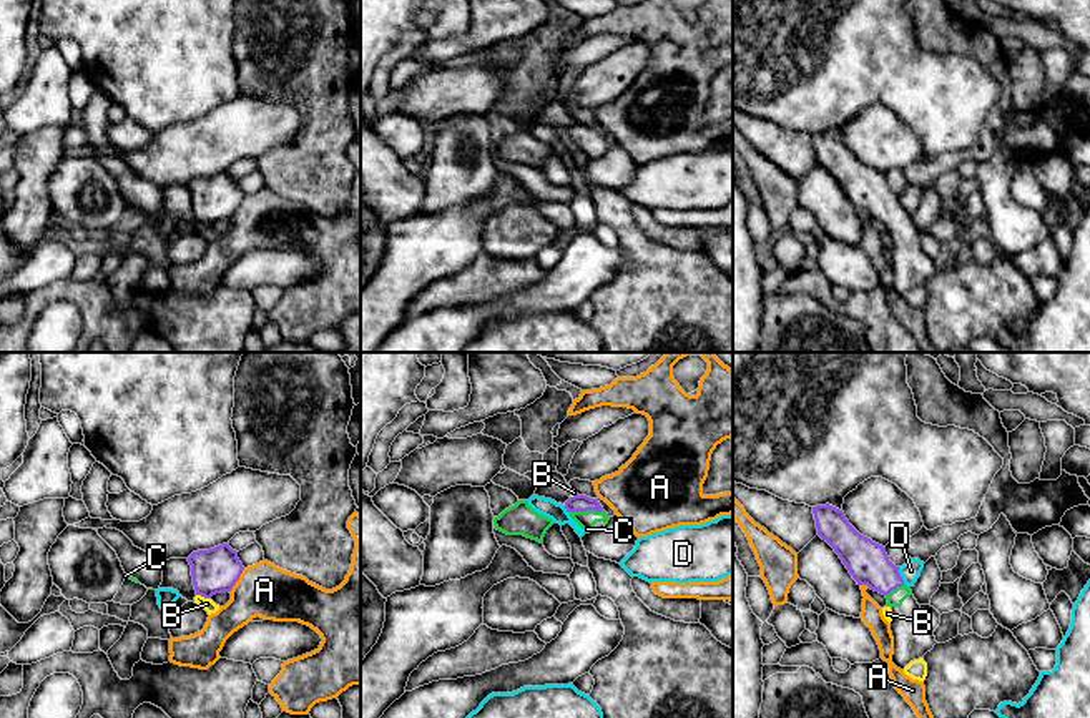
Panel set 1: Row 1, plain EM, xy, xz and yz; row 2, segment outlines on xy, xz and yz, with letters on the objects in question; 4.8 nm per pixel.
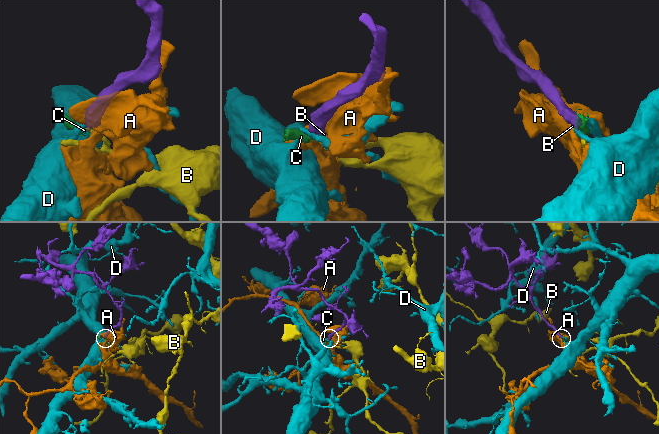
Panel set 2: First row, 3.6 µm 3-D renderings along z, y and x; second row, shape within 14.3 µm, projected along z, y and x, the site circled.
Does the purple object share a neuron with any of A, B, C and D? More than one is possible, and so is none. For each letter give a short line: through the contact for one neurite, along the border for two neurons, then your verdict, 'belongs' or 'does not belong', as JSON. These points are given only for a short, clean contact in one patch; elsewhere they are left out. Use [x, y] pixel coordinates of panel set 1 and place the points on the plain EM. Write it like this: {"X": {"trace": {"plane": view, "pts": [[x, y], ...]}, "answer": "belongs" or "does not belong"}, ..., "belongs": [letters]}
{"A": {"trace": {"plane": "xy", "pts": [[245, 196], [230, 220]]}, "answer": "does not belong"}, "B": {"trace": {"plane": "xy", "pts": [[196, 221], [210, 226]]}, "answer": "does not belong"}, "C": {"answer": "belongs"}, "D": {"trace": {"plane": "yz", "pts": [[898, 195], [904, 210]]}, "answer": "does not belong"}, "belongs": ["C"]}

